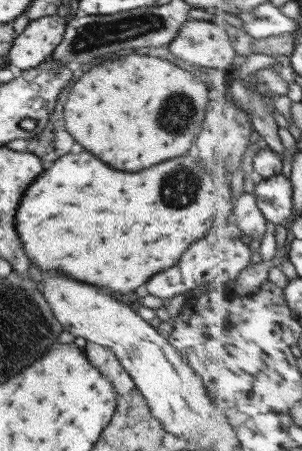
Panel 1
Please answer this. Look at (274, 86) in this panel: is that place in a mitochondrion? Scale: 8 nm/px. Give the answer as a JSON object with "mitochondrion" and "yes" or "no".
{"mitochondrion":"no"}

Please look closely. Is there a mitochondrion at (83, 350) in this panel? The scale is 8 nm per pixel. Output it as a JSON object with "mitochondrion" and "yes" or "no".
{"mitochondrion":"no"}

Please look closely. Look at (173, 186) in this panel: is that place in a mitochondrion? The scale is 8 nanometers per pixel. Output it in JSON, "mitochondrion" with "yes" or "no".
{"mitochondrion":"yes"}

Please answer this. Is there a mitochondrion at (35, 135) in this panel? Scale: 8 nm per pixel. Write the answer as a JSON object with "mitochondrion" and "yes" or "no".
{"mitochondrion":"no"}

